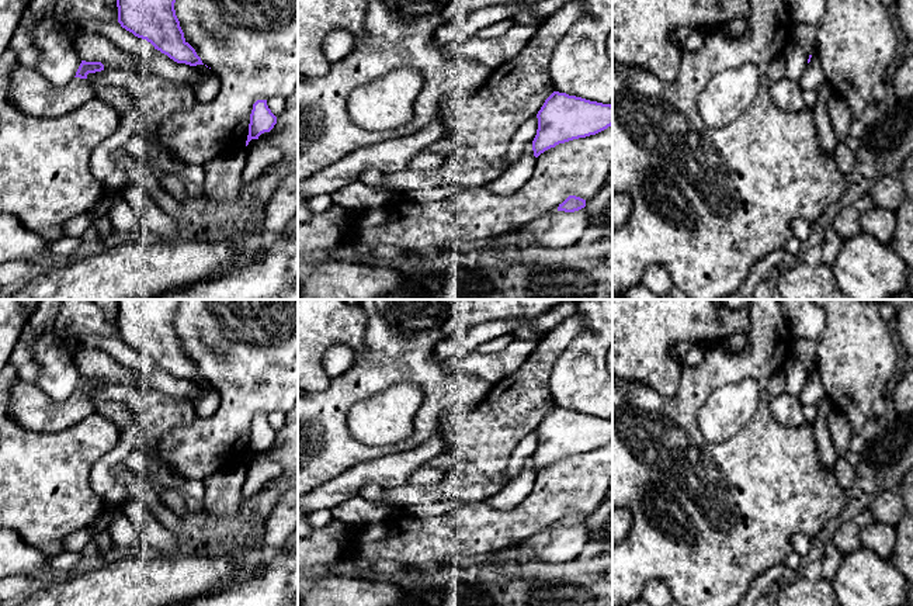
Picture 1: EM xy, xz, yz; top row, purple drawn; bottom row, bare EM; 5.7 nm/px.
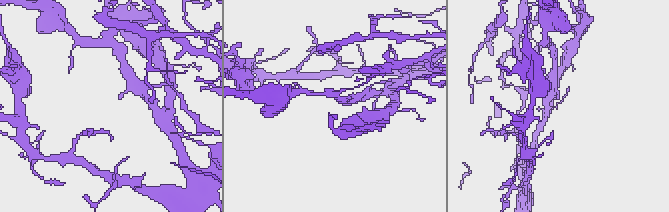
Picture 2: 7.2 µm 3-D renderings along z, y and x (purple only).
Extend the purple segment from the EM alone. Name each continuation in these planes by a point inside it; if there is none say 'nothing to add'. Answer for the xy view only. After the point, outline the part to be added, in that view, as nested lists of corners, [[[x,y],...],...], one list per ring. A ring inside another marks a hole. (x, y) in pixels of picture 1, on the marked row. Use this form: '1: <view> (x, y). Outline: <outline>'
1: xy (30, 92). Outline: [[[21,65],[11,70],[8,101],[32,117],[55,118],[96,97],[87,79],[73,77],[65,87],[53,87],[37,69]]]

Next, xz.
nothing to add

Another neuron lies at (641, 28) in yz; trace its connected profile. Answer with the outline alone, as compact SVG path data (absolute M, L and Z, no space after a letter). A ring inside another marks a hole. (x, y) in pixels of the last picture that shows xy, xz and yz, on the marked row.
M612 0L612 59L649 70L660 80L673 82L681 52L671 42L671 31L690 25L708 34L722 30L737 17L749 20L749 15L749 0Z

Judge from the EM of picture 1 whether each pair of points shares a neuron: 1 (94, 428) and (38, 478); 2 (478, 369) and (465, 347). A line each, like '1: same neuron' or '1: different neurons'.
1: same neuron
2: different neurons

